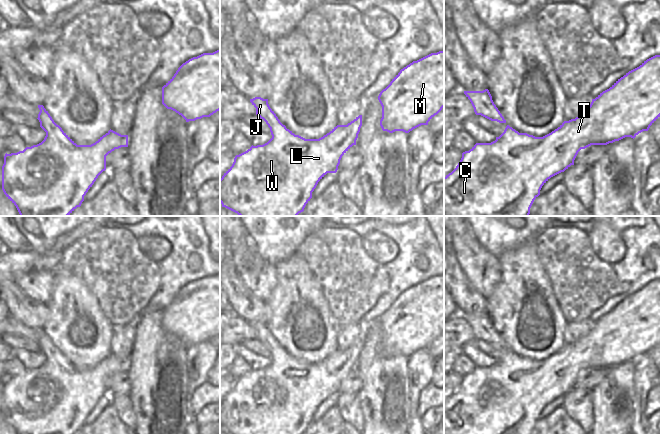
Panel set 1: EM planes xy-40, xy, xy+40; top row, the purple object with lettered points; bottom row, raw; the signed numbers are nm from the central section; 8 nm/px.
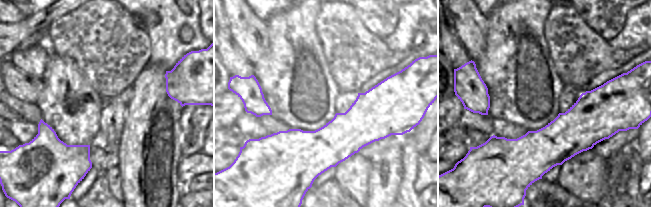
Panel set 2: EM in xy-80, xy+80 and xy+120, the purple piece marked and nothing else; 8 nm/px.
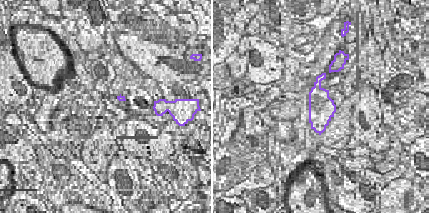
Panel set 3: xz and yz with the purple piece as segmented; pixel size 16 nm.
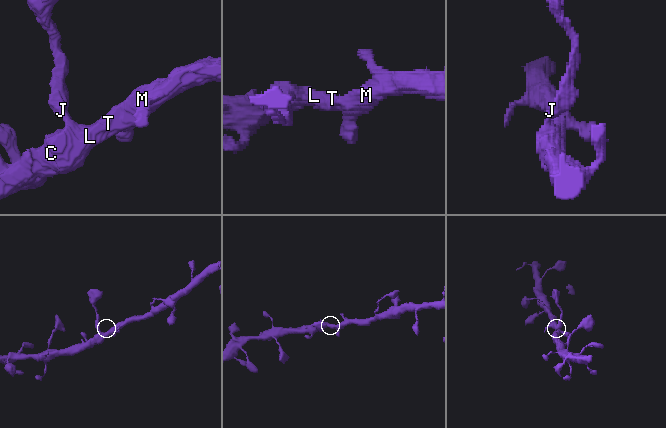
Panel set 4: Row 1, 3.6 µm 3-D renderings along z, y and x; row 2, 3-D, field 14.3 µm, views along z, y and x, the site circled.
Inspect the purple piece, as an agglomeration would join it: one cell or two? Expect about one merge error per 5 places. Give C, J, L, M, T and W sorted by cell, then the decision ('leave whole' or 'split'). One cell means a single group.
C J L M T W | leave whole

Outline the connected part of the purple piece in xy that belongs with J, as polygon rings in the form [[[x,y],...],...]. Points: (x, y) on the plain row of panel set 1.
[[[255,321],[250,326],[256,332],[256,339],[270,352],[272,362],[263,369],[252,369],[247,375],[235,380],[232,390],[220,403],[220,427],[229,434],[304,434],[318,406],[327,397],[336,397],[342,380],[356,369],[362,350],[362,339],[347,349],[337,349],[319,363],[305,363],[295,359],[280,346],[270,332],[268,323]]]

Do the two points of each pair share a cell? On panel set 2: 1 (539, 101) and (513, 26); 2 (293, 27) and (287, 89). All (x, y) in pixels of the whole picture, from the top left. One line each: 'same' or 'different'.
1: same
2: same

